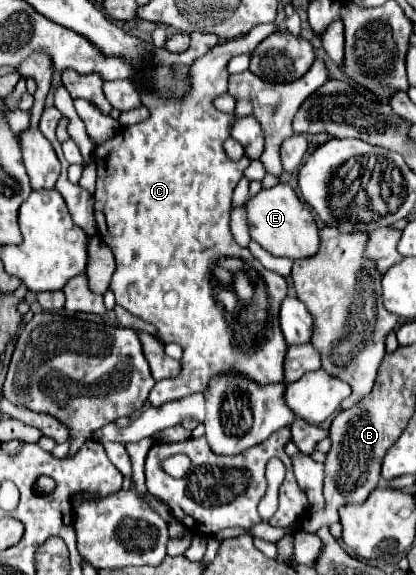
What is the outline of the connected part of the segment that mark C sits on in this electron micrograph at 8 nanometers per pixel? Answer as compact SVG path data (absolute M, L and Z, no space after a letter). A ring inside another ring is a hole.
M262 24L250 30L246 38L226 40L218 46L214 46L208 54L198 58L194 62L190 72L190 94L186 94L184 100L172 100L172 98L160 98L154 92L140 92L142 104L150 110L150 118L126 126L120 130L110 142L104 142L96 146L94 158L96 158L98 190L94 192L94 214L104 216L104 220L96 220L102 240L108 244L108 248L114 252L116 258L116 270L110 282L110 290L116 294L116 302L130 310L134 316L140 316L146 322L152 322L158 328L158 336L164 342L176 342L182 346L182 372L176 378L168 378L156 382L154 390L150 392L150 404L154 408L160 408L166 402L182 400L194 392L204 392L208 388L208 382L226 372L234 370L236 374L258 382L260 386L266 384L280 384L284 382L284 356L288 350L286 340L282 338L282 330L278 324L278 310L282 300L288 294L288 284L282 276L266 270L248 248L242 248L236 244L230 232L230 210L232 210L232 192L242 178L246 166L250 164L248 158L242 158L238 162L230 160L222 148L224 140L230 136L230 126L236 120L234 114L218 112L212 106L214 98L224 94L228 90L228 62L242 54L252 52L268 34L274 32L274 24ZM224 256L236 256L244 262L250 262L264 280L270 296L270 322L272 332L266 336L258 352L244 352L240 346L232 344L234 332L226 324L224 310L216 304L212 298L212 286L210 286L210 268L218 262L218 258Z

